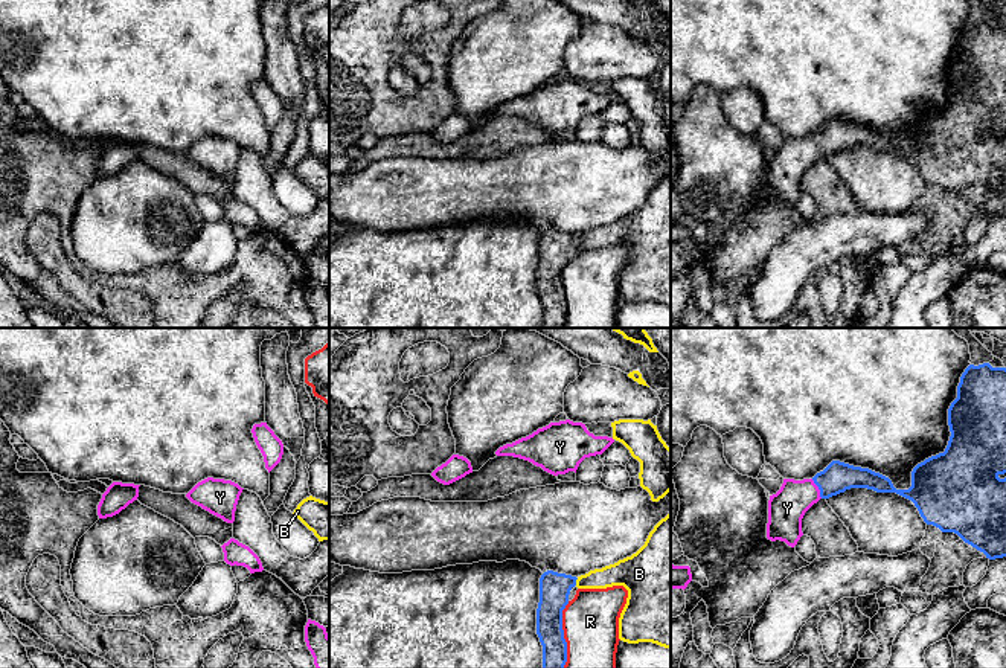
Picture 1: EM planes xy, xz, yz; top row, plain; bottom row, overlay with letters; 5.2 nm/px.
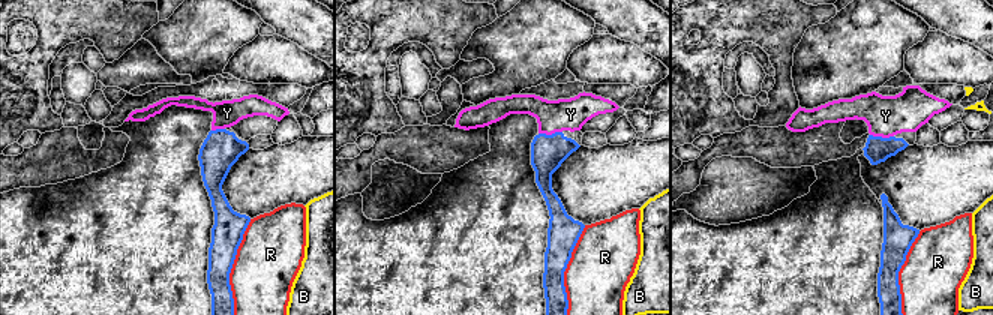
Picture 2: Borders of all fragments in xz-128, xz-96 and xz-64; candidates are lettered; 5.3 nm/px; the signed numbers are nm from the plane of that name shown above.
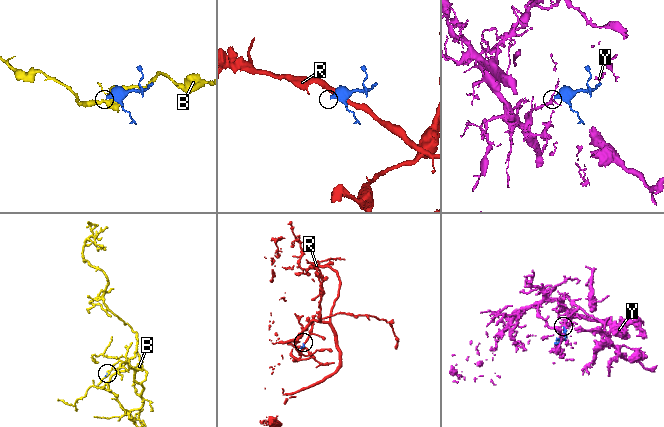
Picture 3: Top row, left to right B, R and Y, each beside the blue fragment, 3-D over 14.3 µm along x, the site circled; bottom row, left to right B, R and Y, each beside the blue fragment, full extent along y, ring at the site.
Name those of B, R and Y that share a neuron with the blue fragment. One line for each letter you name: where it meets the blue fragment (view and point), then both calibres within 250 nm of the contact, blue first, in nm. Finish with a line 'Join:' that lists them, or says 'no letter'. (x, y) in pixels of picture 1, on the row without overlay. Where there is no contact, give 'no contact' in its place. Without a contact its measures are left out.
Y: yz (819, 147) | 160/190 nm
Join: Y

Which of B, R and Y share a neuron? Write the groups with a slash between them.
B / R / Y

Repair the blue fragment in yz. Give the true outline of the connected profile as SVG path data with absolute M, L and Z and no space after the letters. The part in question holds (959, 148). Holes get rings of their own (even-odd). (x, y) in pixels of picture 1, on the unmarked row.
M989 21L969 23L960 35L957 56L948 67L948 84L951 95L945 110L925 117L913 127L908 148L896 148L889 136L840 119L832 119L812 137L783 137L780 148L770 154L768 159L767 197L785 200L794 206L803 194L802 177L814 162L851 146L867 146L876 151L896 151L911 159L927 183L933 183L942 191L957 192L989 218L1006 215L1006 136L998 136L1006 131L1006 26L992 26Z

